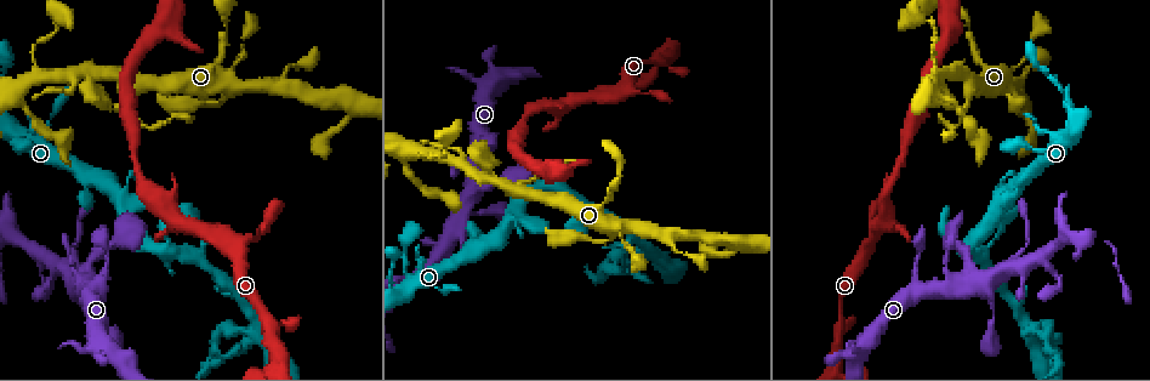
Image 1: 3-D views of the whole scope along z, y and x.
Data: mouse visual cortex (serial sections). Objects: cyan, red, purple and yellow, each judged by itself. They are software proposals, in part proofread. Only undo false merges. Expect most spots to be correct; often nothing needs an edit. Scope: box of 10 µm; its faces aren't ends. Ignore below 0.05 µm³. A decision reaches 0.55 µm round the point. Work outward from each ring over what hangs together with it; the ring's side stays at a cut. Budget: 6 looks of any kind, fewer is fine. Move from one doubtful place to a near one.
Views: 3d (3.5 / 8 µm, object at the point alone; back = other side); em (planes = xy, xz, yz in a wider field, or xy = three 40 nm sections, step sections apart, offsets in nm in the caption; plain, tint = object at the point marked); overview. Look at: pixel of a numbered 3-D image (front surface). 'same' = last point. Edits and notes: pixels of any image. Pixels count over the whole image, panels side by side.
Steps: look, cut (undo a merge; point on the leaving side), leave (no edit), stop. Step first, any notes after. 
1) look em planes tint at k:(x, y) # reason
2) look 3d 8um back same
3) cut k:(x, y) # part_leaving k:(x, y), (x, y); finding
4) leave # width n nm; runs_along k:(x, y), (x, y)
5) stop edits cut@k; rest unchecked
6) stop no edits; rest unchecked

look 3d 8um at 1:(1057, 287) # sharp bend

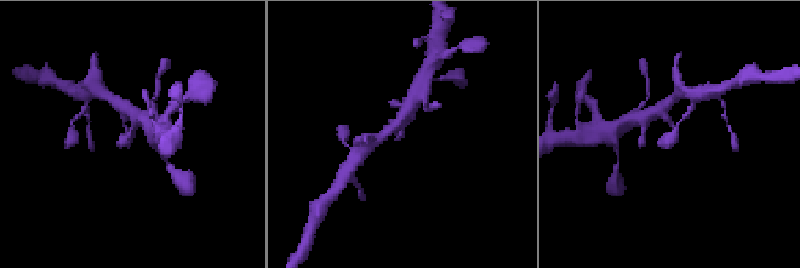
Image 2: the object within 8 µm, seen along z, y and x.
look 3d 3.5um same

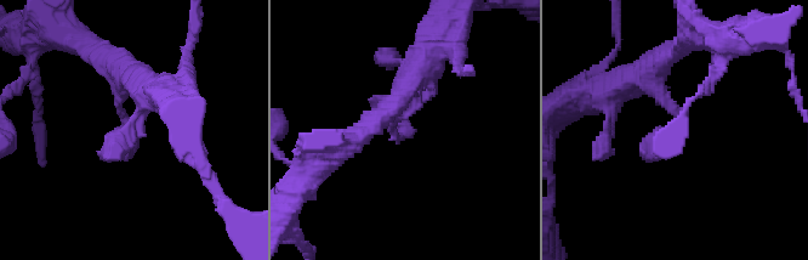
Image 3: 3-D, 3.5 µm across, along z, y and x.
look em planes tint at 3:(406, 131) # now the EM

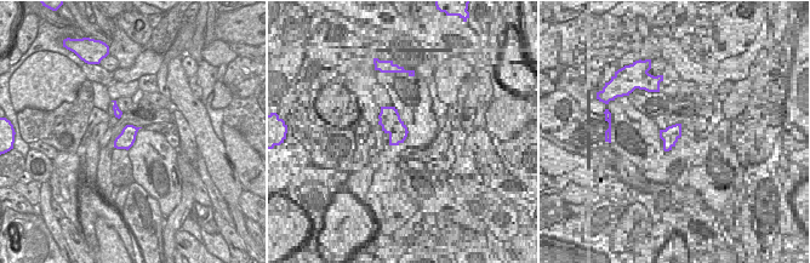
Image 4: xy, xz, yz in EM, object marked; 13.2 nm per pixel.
leave # runs_along 3:(132, 78), (121, 90), (132, 134), (98, 153); all the same cell

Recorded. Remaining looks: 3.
look 3d 3.5um at 1:(519, 190)

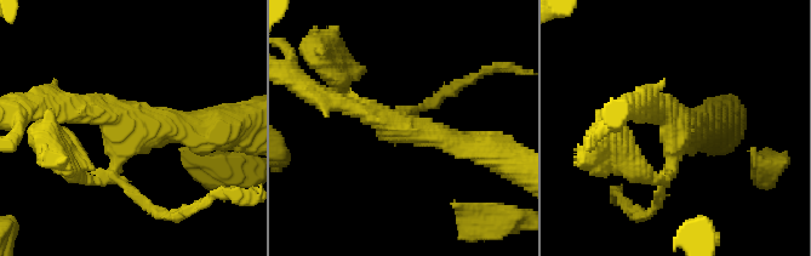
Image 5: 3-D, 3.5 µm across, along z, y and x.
look em xy step 5 tint at 5:(676, 128) # shape alone is not enough

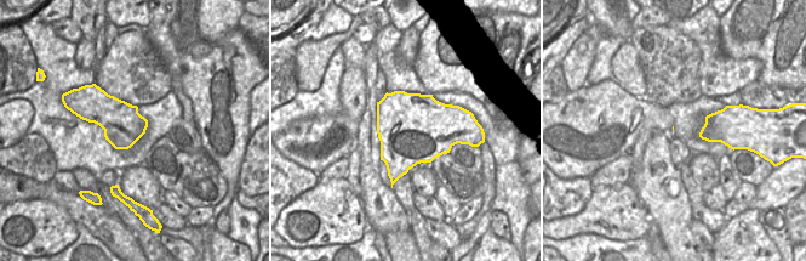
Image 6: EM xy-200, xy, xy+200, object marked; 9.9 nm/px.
leave # arms 3; runs_along 5:(483, 148), (389, 126), (337, 101); one cell here

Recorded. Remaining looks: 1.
stop no edits; rest unchecked

